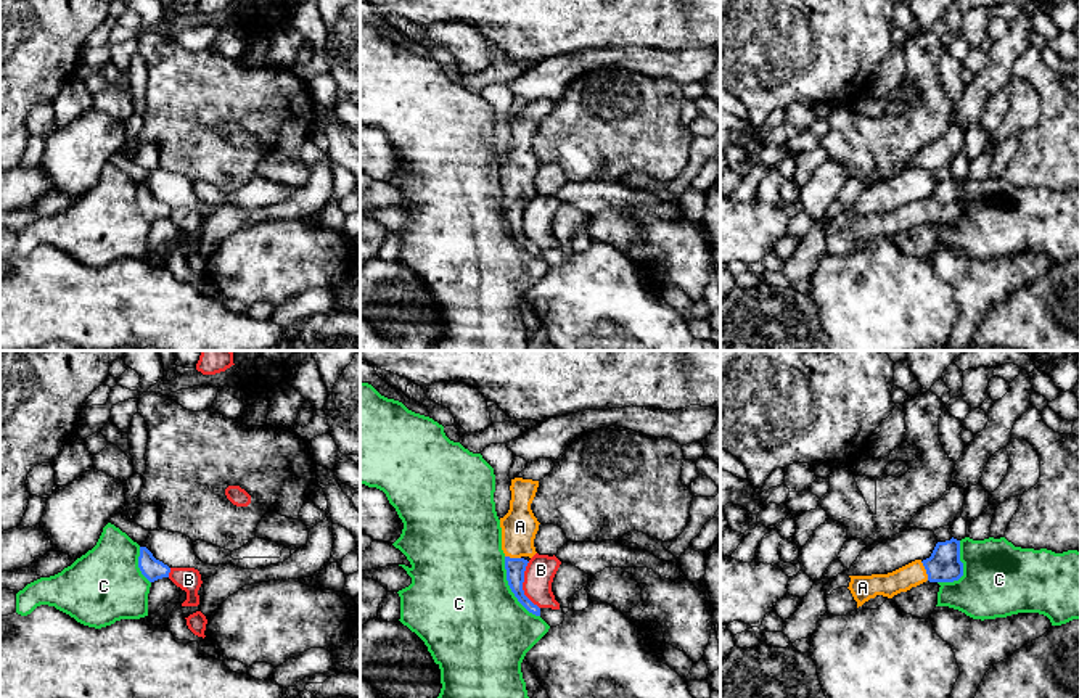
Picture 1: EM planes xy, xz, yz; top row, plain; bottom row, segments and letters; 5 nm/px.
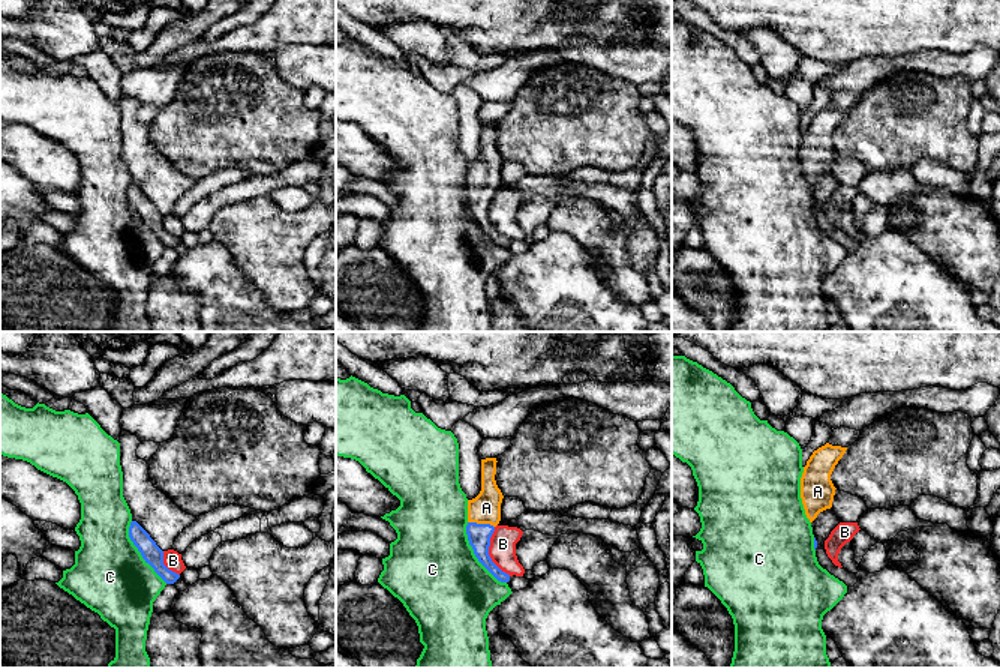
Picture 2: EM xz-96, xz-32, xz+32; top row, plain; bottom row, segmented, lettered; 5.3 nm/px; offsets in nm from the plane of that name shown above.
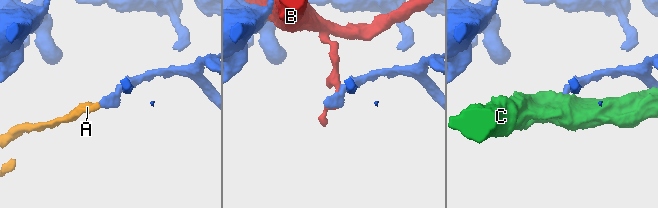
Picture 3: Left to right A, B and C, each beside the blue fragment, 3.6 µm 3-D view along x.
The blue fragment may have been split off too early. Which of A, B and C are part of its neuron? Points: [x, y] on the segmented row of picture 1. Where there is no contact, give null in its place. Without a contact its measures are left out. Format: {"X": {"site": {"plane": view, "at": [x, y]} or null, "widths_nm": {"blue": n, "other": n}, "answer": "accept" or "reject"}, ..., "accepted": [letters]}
{"A": {"site": {"plane": "yz", "at": [927, 571]}, "widths_nm": {"blue": 170, "other": 120}, "answer": "accept"}, "B": {"site": {"plane": "xz", "at": [521, 586]}, "widths_nm": {"blue": 100, "other": 150}, "answer": "reject"}, "C": {"site": {"plane": "xz", "at": [510, 587]}, "widths_nm": {"blue": 100, "other": 500}, "answer": "reject"}, "accepted": ["A"]}

